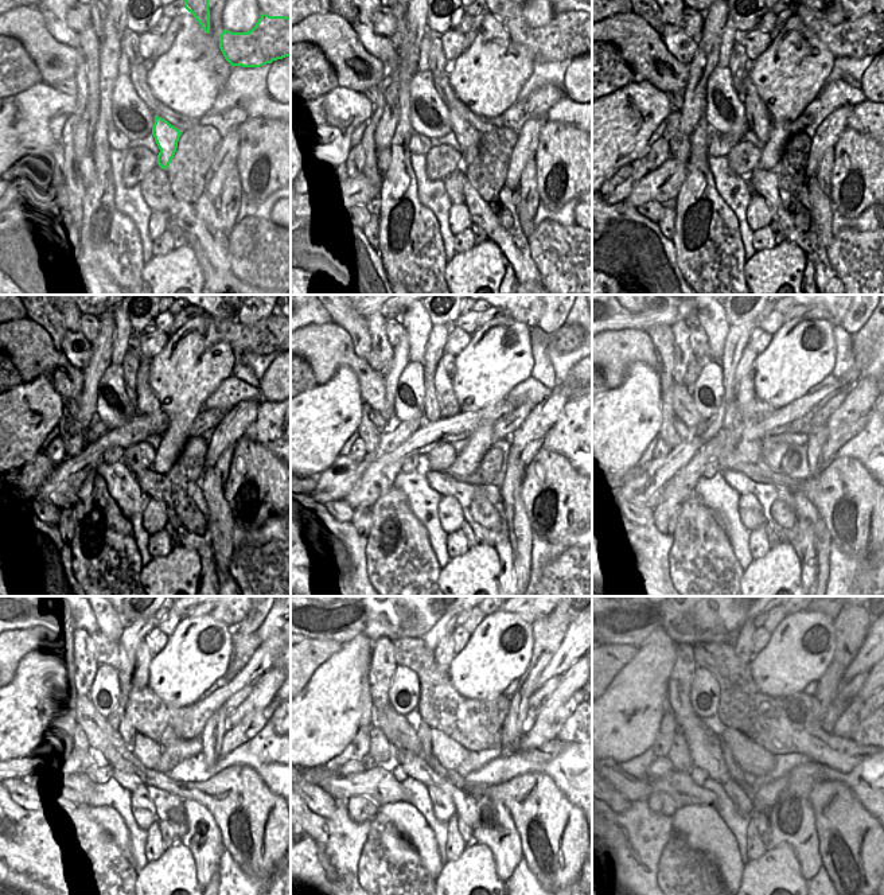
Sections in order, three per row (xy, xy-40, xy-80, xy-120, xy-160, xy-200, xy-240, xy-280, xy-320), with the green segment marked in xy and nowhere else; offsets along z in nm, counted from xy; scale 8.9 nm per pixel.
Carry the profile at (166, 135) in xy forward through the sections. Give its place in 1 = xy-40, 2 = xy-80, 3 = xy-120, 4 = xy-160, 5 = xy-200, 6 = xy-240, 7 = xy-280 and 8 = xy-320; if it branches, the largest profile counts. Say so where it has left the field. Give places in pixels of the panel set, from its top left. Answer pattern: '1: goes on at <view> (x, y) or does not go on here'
1: goes on at xy-40 (466, 133)
2: goes on at xy-80 (759, 120)
3: goes on at xy-120 (147, 404)
4: goes on at xy-160 (447, 400)
5: goes on at xy-200 (744, 373)
6: goes on at xy-240 (143, 657)
7: goes on at xy-280 (443, 653)
8: goes on at xy-320 (743, 646)

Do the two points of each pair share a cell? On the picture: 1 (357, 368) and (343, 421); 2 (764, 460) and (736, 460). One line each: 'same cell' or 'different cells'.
1: different cells
2: different cells

